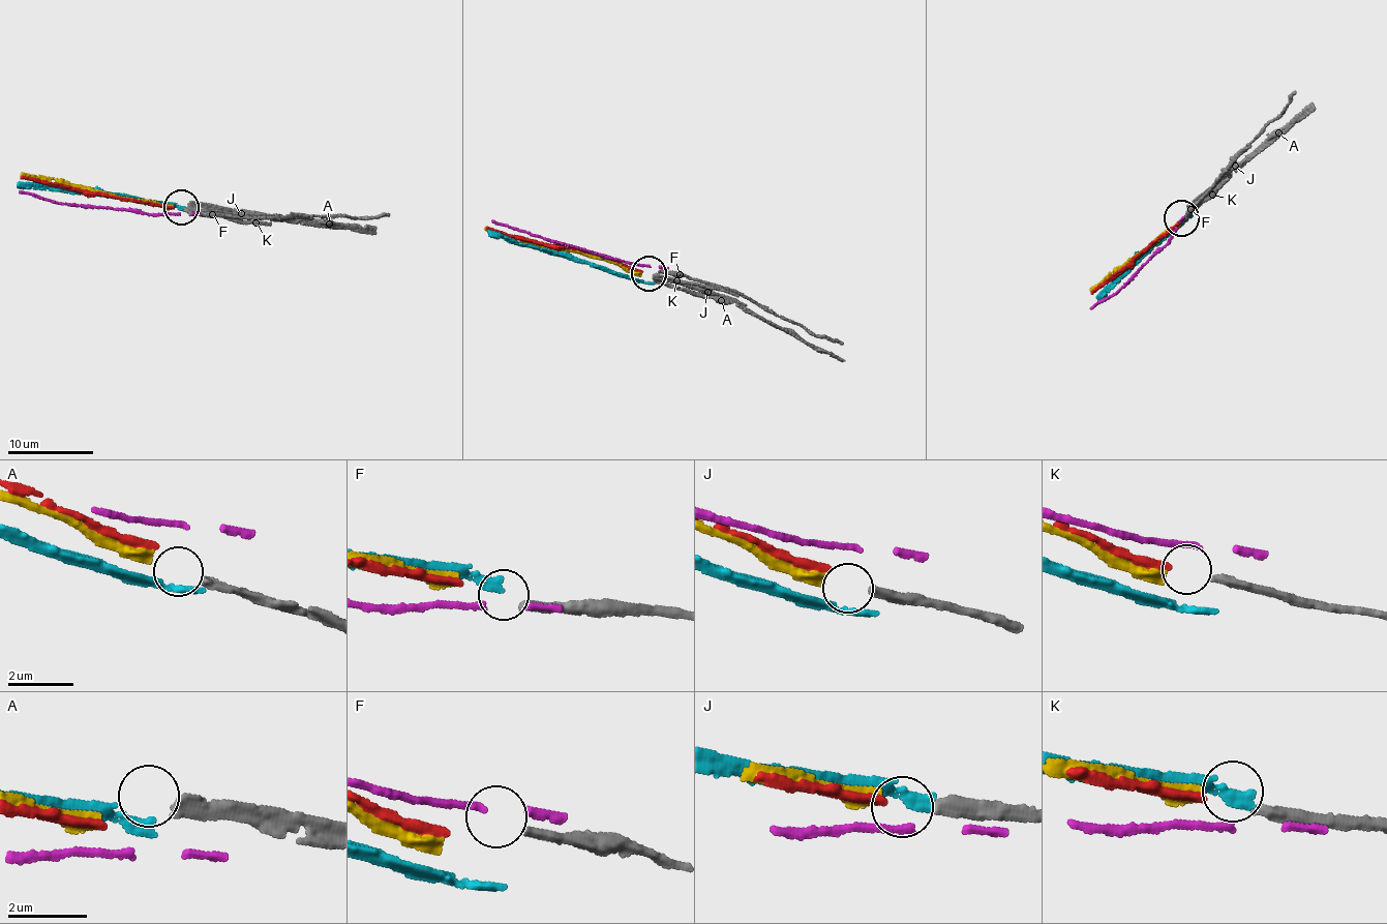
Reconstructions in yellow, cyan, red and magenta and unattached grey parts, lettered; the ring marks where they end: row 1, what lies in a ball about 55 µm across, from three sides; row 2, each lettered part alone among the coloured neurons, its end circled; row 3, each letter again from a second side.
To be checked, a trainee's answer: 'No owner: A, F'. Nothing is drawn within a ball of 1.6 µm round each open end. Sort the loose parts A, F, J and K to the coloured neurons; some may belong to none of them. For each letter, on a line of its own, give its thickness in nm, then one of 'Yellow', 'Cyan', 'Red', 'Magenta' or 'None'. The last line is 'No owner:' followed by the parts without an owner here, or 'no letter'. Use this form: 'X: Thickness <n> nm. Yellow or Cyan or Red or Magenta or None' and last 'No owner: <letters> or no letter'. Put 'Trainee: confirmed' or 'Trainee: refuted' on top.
Trainee: confirmed
A: Thickness 300 nm. None
F: Thickness 260 nm. None
J: Thickness 360 nm. Yellow
K: Thickness 260 nm. Red
No owner: A, F

